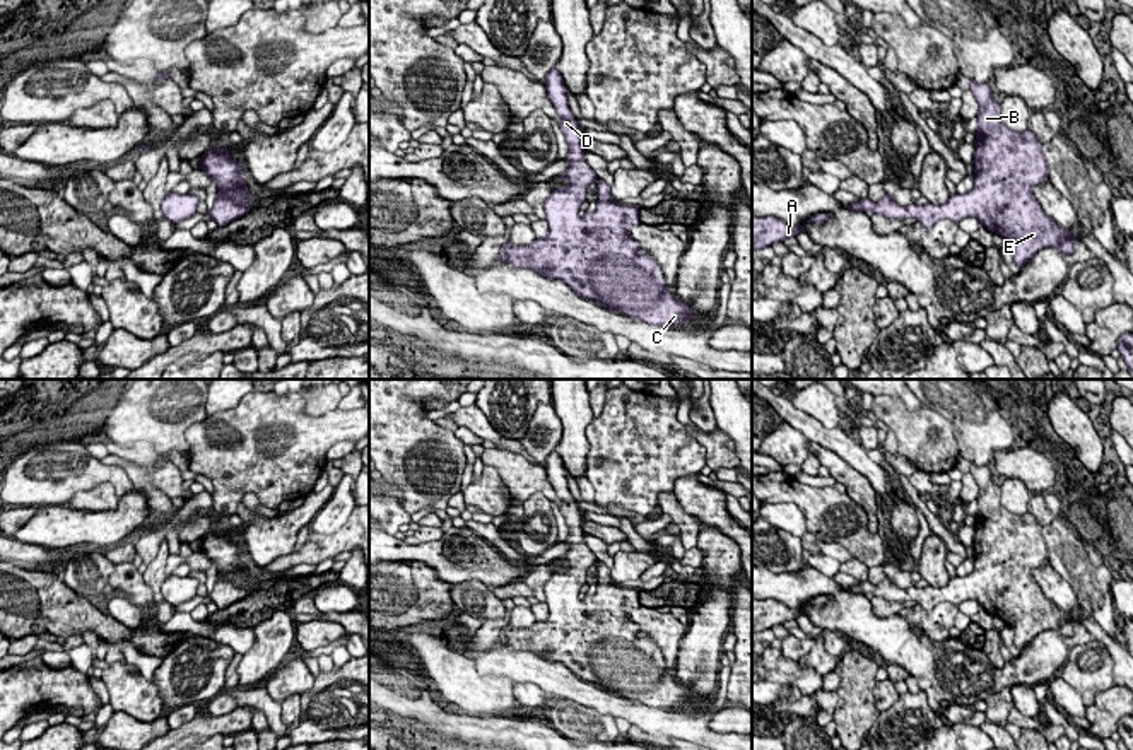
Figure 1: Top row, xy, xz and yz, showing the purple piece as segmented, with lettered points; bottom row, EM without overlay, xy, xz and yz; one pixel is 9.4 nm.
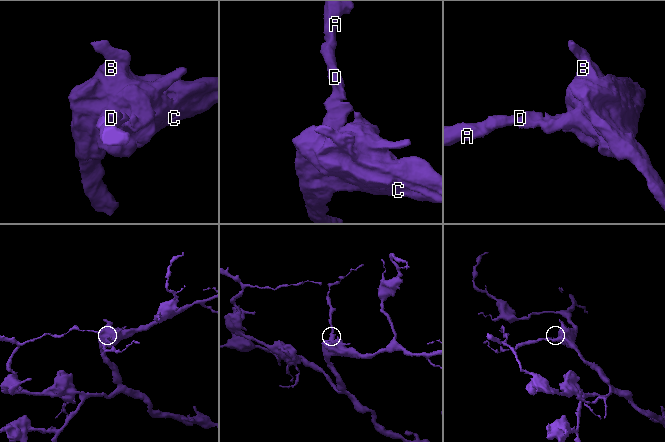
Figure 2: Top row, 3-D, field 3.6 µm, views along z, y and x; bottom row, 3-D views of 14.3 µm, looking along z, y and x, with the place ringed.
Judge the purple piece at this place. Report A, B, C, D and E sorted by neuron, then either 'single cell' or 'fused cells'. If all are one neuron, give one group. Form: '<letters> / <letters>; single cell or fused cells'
A B C D E; single cell

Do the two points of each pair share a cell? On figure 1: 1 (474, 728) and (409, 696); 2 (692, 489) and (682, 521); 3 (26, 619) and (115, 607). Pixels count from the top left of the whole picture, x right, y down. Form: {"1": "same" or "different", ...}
{"1": "same", "2": "different", "3": "different"}

